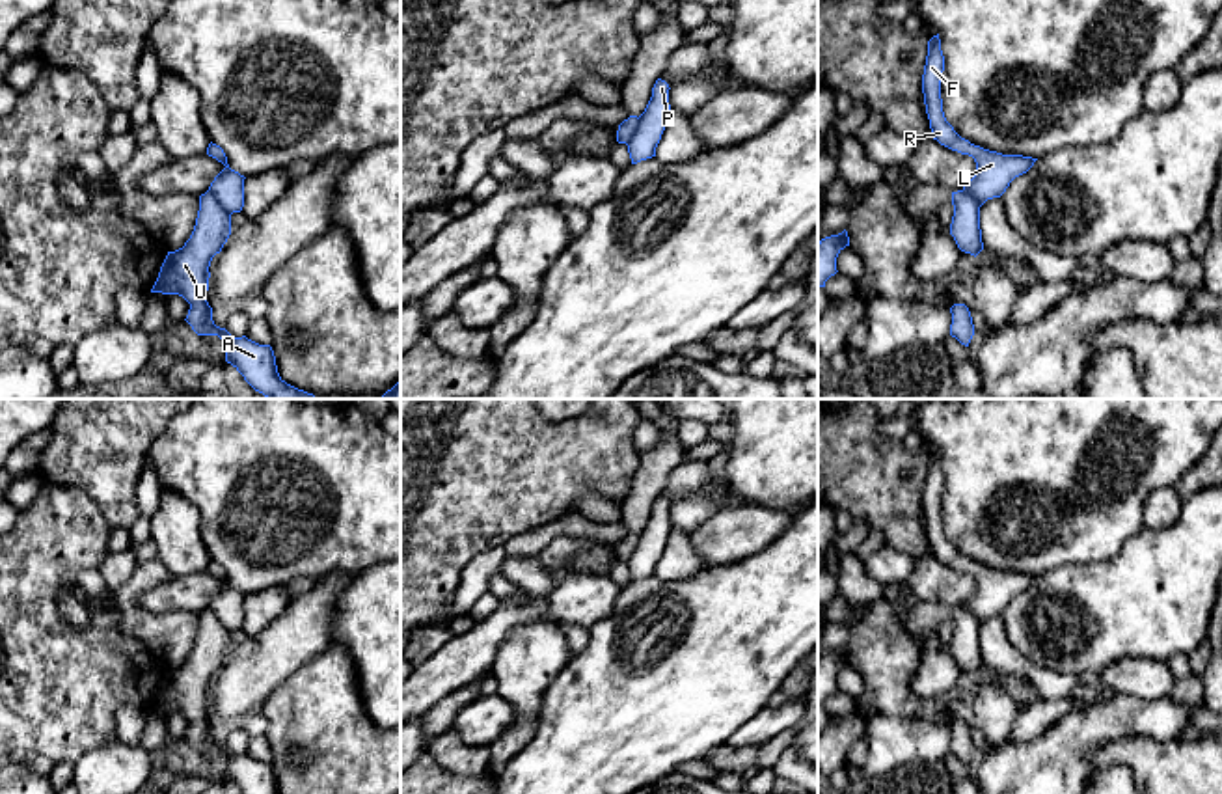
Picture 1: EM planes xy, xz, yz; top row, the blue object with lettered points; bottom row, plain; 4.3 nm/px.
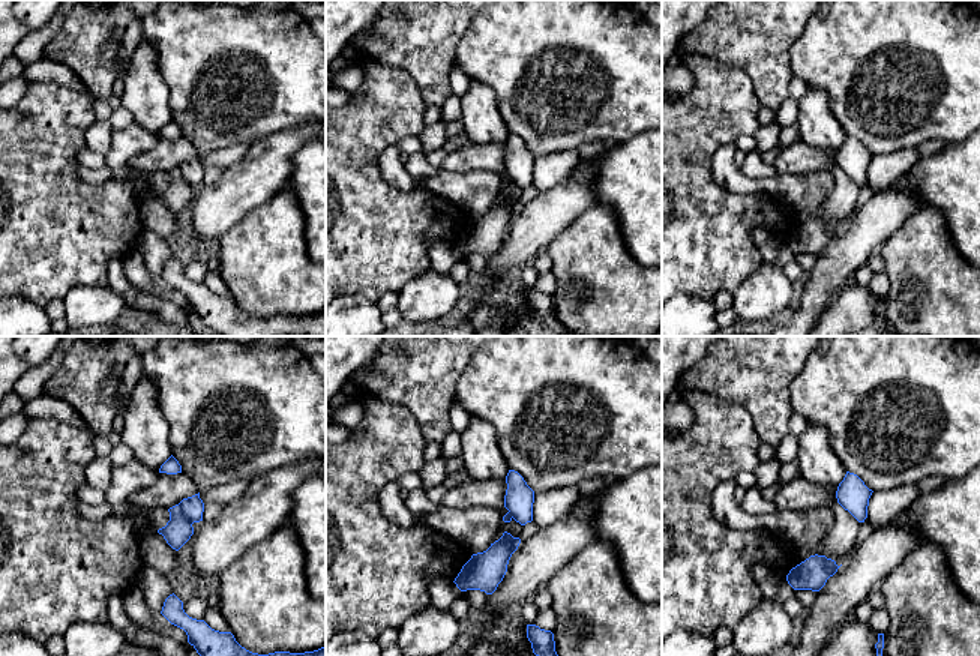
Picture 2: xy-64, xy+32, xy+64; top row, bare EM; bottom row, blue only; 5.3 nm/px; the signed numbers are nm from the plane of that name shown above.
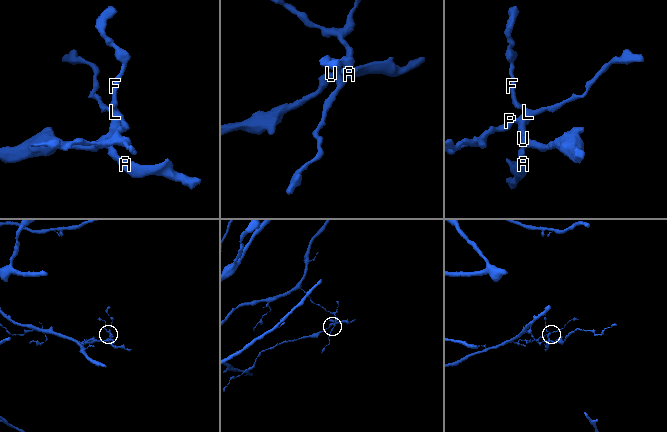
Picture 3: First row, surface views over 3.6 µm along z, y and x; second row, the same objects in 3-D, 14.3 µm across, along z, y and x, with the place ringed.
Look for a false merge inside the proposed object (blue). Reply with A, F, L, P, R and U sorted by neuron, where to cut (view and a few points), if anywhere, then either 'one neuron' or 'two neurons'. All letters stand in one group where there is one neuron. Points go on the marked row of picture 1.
A U / F L P R | xz (639, 118), (634, 133), (624, 142) | two neurons

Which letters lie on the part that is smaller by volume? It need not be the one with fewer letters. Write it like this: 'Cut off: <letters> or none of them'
Cut off: A, U

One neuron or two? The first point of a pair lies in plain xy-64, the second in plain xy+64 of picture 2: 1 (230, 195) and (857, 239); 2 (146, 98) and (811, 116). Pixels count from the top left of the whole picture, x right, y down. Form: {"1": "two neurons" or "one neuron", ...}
{"1": "one neuron", "2": "one neuron"}

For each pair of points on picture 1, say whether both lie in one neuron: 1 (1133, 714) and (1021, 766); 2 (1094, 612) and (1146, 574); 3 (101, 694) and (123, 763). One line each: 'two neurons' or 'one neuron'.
1: one neuron
2: one neuron
3: two neurons

